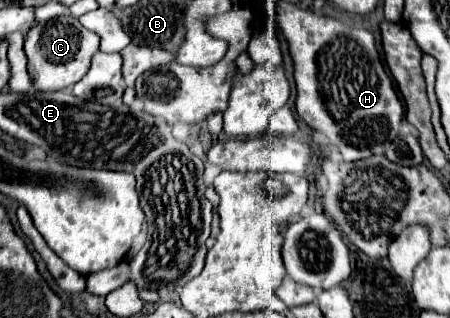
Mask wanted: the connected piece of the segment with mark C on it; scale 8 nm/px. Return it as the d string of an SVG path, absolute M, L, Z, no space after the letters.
M60 16L50 22L40 22L26 36L28 72L34 80L34 88L42 92L56 92L66 86L74 86L90 68L92 56L100 48L98 34L86 30L74 16Z

